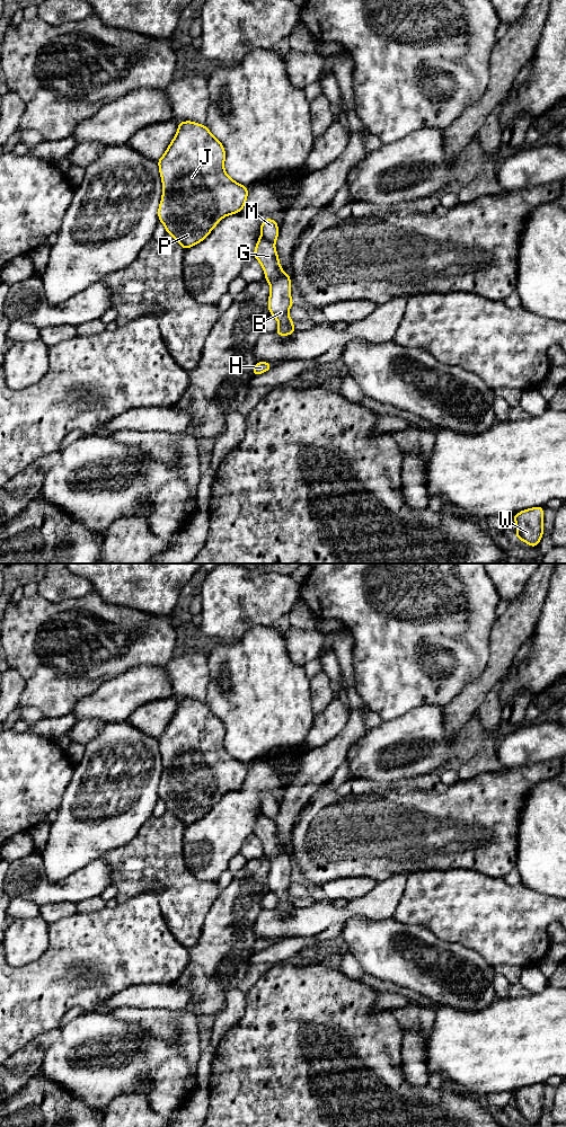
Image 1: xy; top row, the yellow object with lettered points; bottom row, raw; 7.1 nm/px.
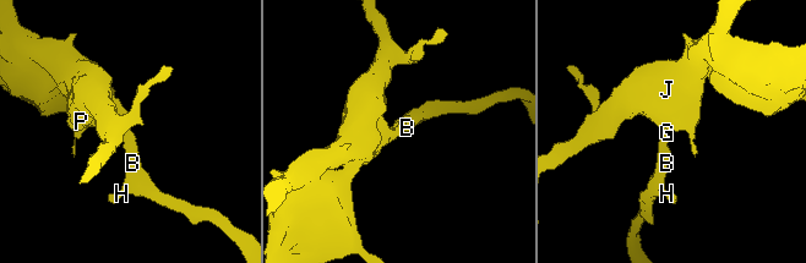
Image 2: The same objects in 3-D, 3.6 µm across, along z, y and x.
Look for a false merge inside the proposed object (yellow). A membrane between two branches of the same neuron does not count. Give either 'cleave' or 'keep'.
cleave

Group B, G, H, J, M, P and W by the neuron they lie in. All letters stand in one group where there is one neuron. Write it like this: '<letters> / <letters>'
B G H J P W / M

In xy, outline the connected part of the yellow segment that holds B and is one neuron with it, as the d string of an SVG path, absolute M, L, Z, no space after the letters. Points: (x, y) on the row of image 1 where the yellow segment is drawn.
M262 236L258 238L254 257L260 263L265 272L265 279L269 283L268 310L277 321L275 334L289 336L295 332L293 320L289 317L289 310L294 305L291 299L291 278L283 272L274 243L266 241Z

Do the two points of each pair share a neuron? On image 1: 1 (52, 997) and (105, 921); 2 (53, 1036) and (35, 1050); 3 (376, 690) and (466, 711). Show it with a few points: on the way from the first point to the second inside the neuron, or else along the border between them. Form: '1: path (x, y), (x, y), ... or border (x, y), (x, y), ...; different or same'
1: path (69, 978), (105, 940); same
2: path (49, 1037), (40, 1046); same
3: border (463, 688), (444, 707); different

